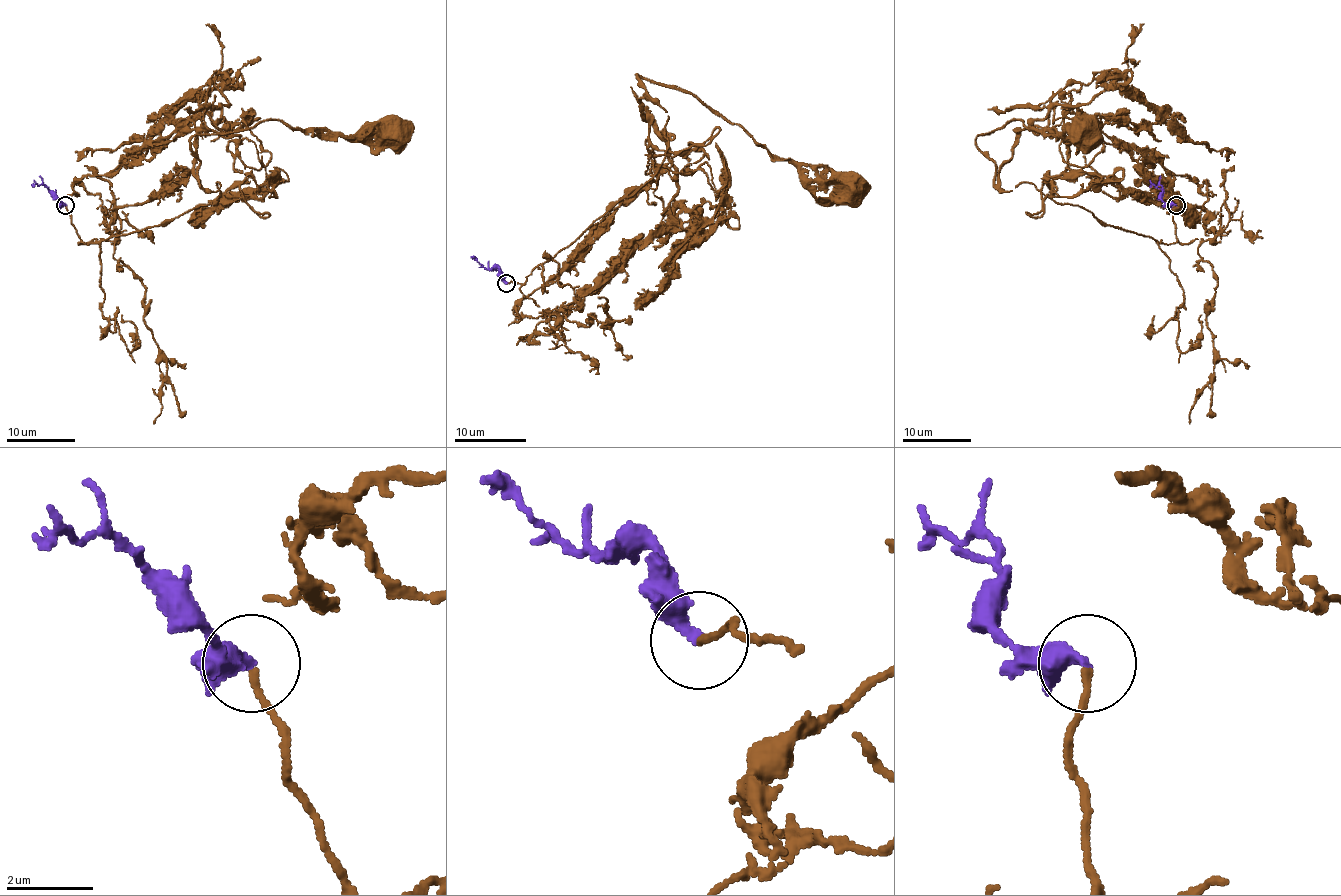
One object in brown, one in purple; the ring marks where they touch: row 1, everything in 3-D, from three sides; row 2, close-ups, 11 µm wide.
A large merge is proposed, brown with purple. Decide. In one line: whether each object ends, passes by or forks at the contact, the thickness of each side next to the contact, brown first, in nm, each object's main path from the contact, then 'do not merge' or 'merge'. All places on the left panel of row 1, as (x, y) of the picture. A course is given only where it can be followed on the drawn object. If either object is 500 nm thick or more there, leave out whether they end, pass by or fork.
brown ends; purple ends; calibres 140 and 320 nm; course brown (66, 205), (78, 243), (116, 239), (74, 183), (207, 99), (196, 167), (191, 138), (268, 119), (394, 135); course purple (66, 205), (33, 179); merge

